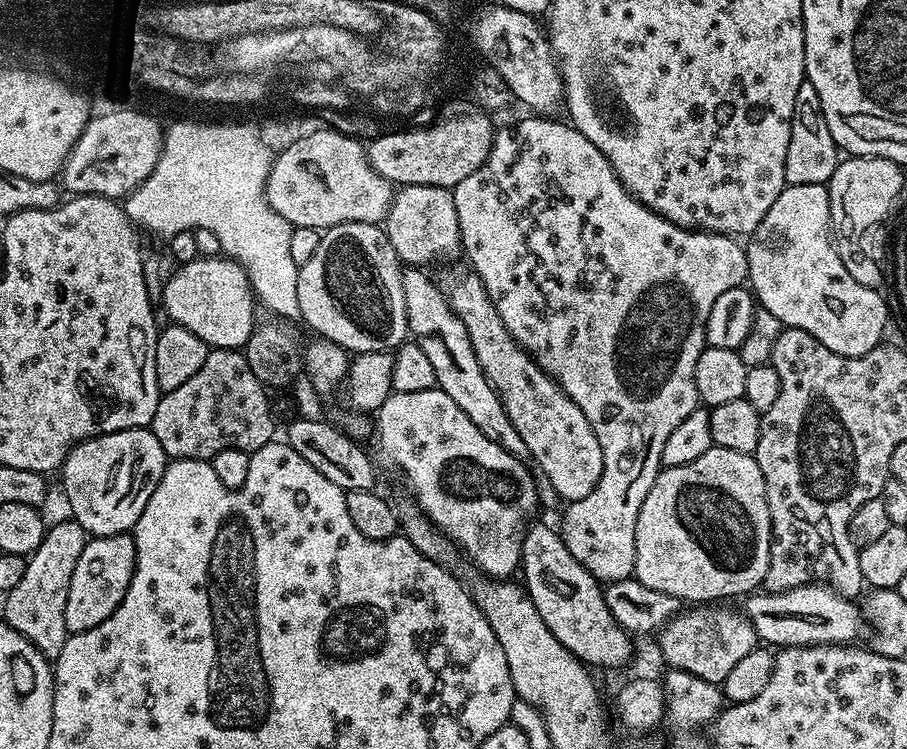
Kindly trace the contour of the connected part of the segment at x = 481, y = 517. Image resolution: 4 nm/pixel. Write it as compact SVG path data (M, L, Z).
M438 387L430 390L418 390L418 394L402 394L401 392L393 392L386 398L386 402L380 407L380 411L374 416L374 440L380 443L380 452L392 464L397 464L404 471L404 476L408 479L408 484L412 487L412 492L416 495L419 511L423 512L461 553L464 552L481 568L483 575L488 578L508 578L513 574L512 571L521 567L520 551L522 550L522 542L526 525L529 523L531 514L535 508L538 508L536 498L536 481L533 473L528 473L529 465L525 461L519 460L514 454L510 454L506 450L502 450L502 446L490 442L490 438L486 438L486 434L482 434L482 430L478 430L478 426L474 426L474 422L470 422L470 418L466 418L466 414L462 409L454 403L454 398L450 398L450 394L446 394Z

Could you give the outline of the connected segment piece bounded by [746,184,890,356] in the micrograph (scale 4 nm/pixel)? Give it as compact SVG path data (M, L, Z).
M790 184L785 186L782 194L778 194L778 198L774 202L774 206L770 206L770 210L766 210L766 218L762 218L762 222L758 226L758 230L753 232L746 244L748 253L748 279L750 291L756 297L757 305L760 308L770 310L770 314L774 314L774 318L780 320L784 328L797 328L798 330L806 330L806 334L810 334L814 338L818 338L818 342L822 342L822 346L826 346L830 350L834 350L843 356L861 356L870 350L874 350L885 339L884 327L889 327L890 313L888 305L885 304L883 295L875 288L867 288L866 286L858 286L858 282L854 282L854 278L850 278L850 274L846 271L846 266L842 266L842 258L838 258L836 246L832 239L830 222L830 198L828 197L827 187L823 184Z

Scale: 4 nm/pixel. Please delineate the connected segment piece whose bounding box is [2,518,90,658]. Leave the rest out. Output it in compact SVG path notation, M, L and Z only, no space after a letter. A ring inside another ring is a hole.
M71 518L60 520L45 531L42 542L27 557L26 574L22 582L3 597L2 619L18 634L28 639L41 654L54 658L70 635L66 626L66 594L70 594L70 578L74 578L74 566L82 558L82 550L89 542L88 531Z

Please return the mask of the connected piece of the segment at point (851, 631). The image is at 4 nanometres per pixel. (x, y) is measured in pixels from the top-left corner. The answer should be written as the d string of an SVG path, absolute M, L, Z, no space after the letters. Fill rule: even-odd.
M824 582L803 584L785 592L757 591L743 601L742 611L754 626L757 637L765 645L781 648L801 648L807 644L852 644L860 635L865 635L866 625L861 605L855 599L842 595Z

